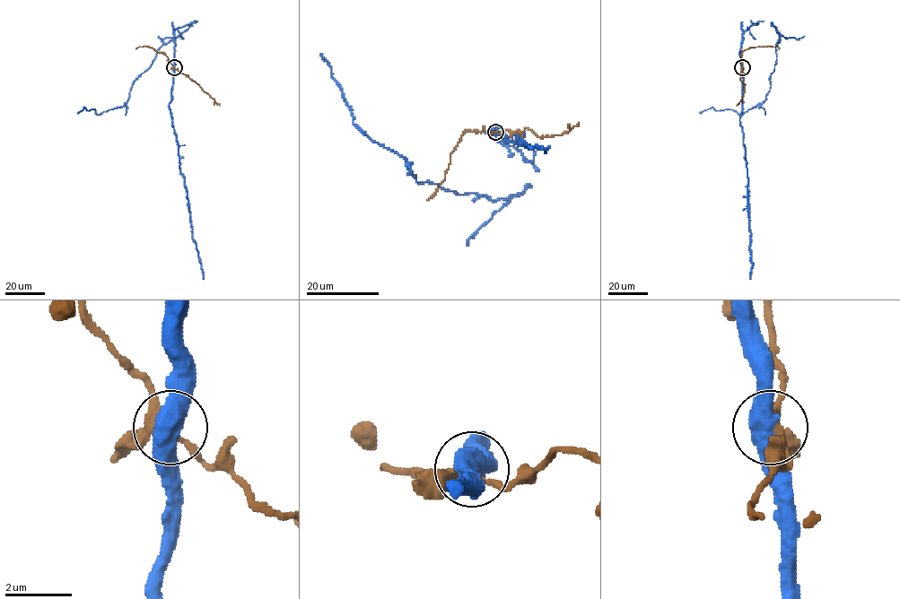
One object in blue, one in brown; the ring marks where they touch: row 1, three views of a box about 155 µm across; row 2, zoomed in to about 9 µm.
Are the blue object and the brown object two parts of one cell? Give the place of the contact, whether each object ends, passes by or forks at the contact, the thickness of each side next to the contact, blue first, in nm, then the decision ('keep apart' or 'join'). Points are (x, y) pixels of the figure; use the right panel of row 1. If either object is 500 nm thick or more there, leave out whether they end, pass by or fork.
(742, 67) | 600/260 nm | keep apart

